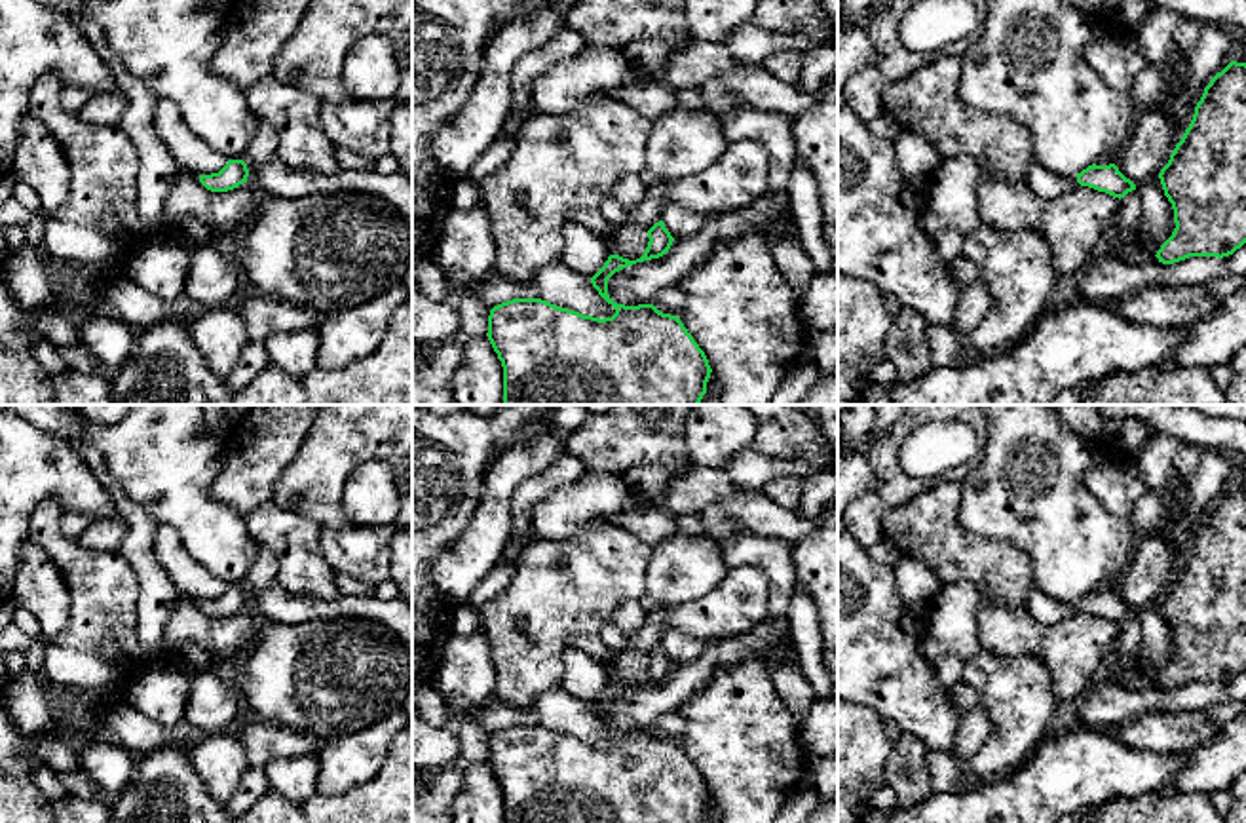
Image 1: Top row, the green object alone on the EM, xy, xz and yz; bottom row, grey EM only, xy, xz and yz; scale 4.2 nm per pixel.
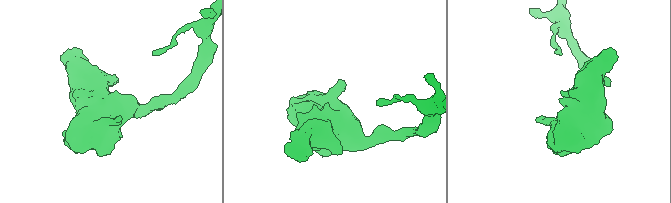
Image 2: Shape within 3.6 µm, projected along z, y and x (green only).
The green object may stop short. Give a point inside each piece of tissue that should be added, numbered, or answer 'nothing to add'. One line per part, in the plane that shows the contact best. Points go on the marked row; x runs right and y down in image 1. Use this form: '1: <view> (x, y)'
nothing to add

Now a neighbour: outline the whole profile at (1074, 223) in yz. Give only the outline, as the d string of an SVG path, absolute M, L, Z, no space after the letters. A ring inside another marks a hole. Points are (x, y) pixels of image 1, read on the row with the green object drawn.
M978 165L978 200L982 224L1005 234L1041 234L1052 266L1064 279L1090 260L1121 205L1119 198L1081 184L1045 200L1028 181L1010 182L986 165Z

